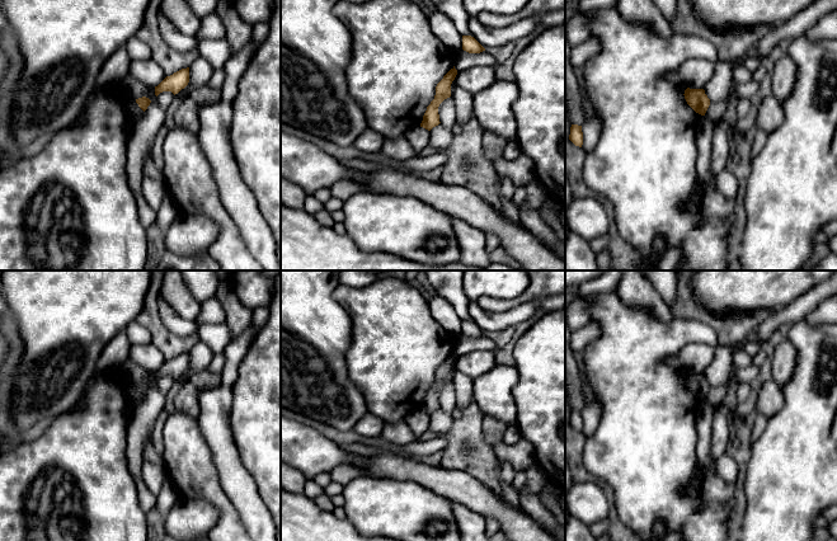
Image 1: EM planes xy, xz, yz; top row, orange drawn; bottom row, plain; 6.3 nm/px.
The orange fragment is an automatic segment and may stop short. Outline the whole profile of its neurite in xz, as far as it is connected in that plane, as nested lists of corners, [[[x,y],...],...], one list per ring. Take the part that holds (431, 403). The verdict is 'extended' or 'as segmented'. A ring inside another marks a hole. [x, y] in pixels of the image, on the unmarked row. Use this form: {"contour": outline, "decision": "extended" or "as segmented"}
{"contour": [[[453,351],[443,361],[443,363],[437,368],[434,384],[427,391],[420,411],[431,415],[433,411],[441,408],[439,399],[438,399],[438,391],[445,384],[451,381],[451,368],[455,364],[456,359],[457,359],[457,354]]], "decision": "as segmented"}

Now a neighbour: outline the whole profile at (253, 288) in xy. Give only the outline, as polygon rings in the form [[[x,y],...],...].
[[[232,270],[227,282],[241,304],[251,310],[259,306],[269,306],[273,300],[274,278],[267,277],[263,270]]]

